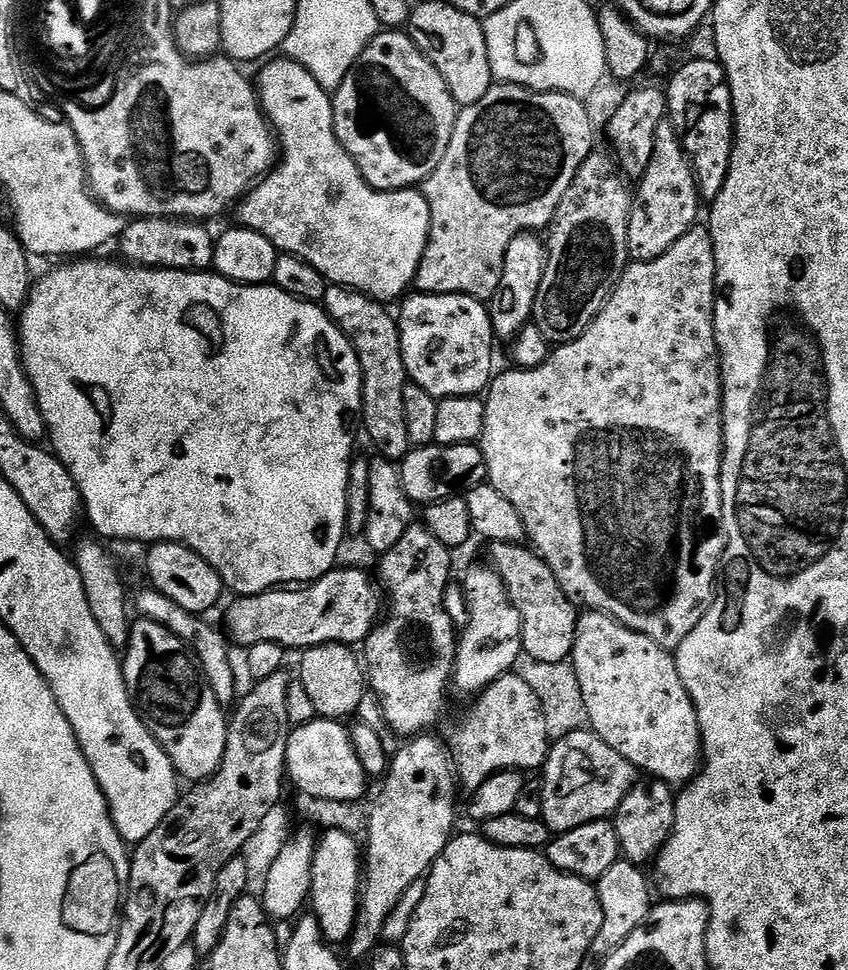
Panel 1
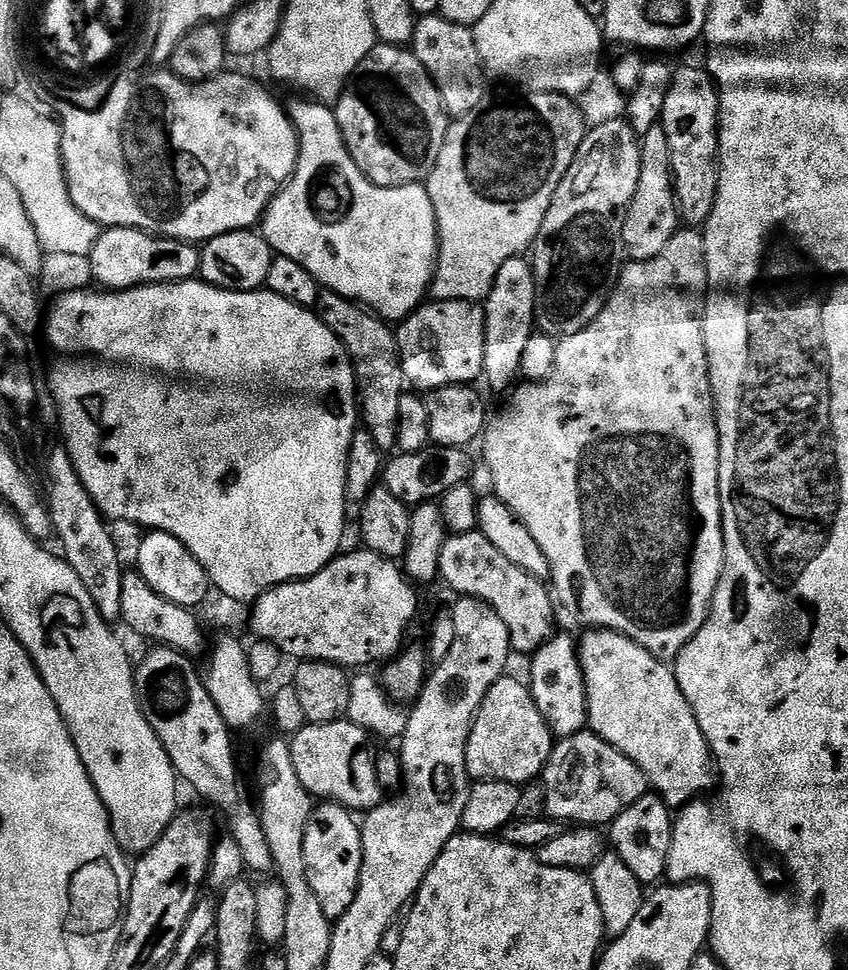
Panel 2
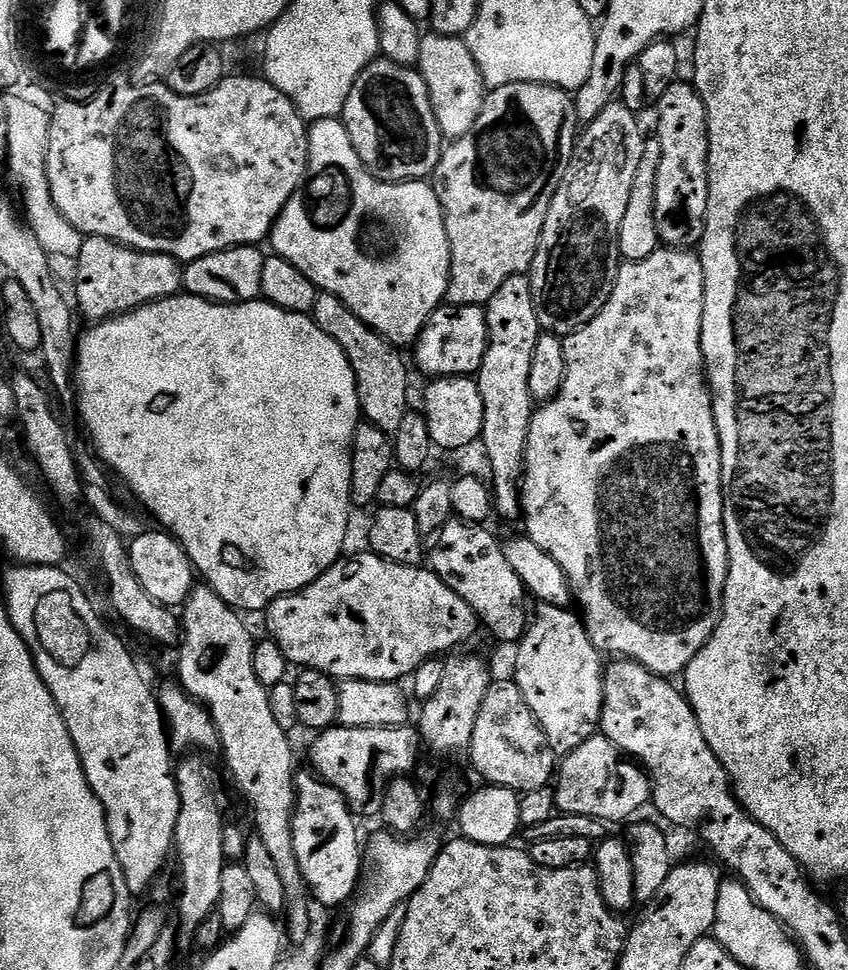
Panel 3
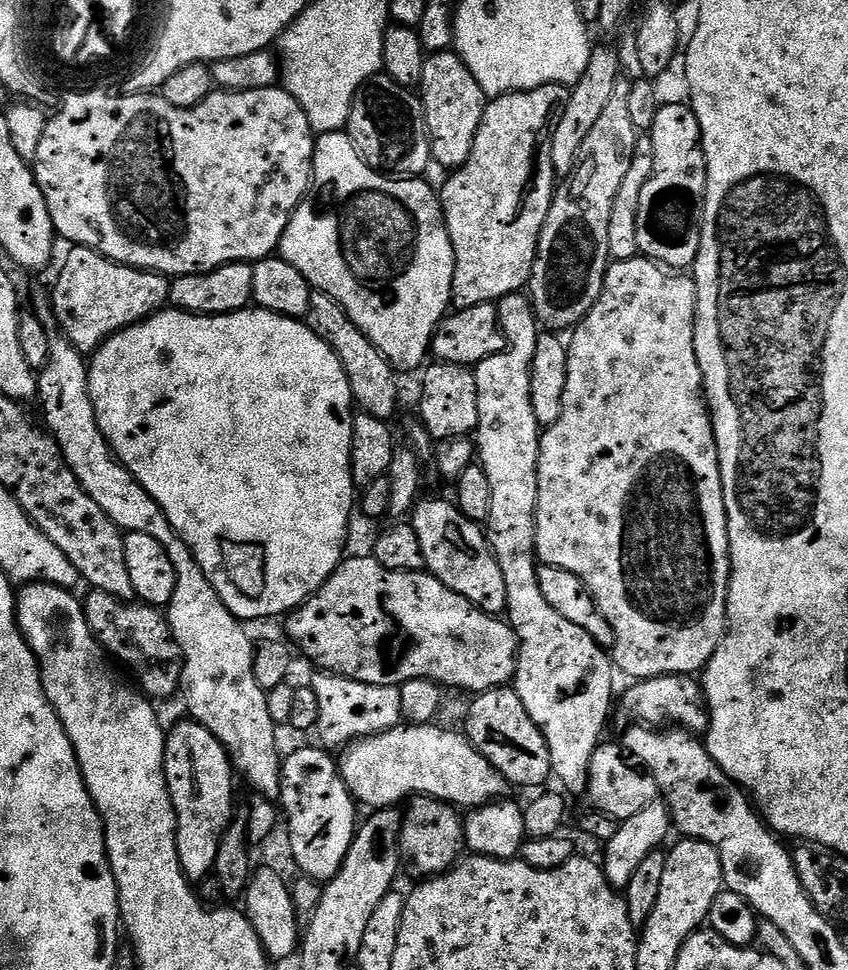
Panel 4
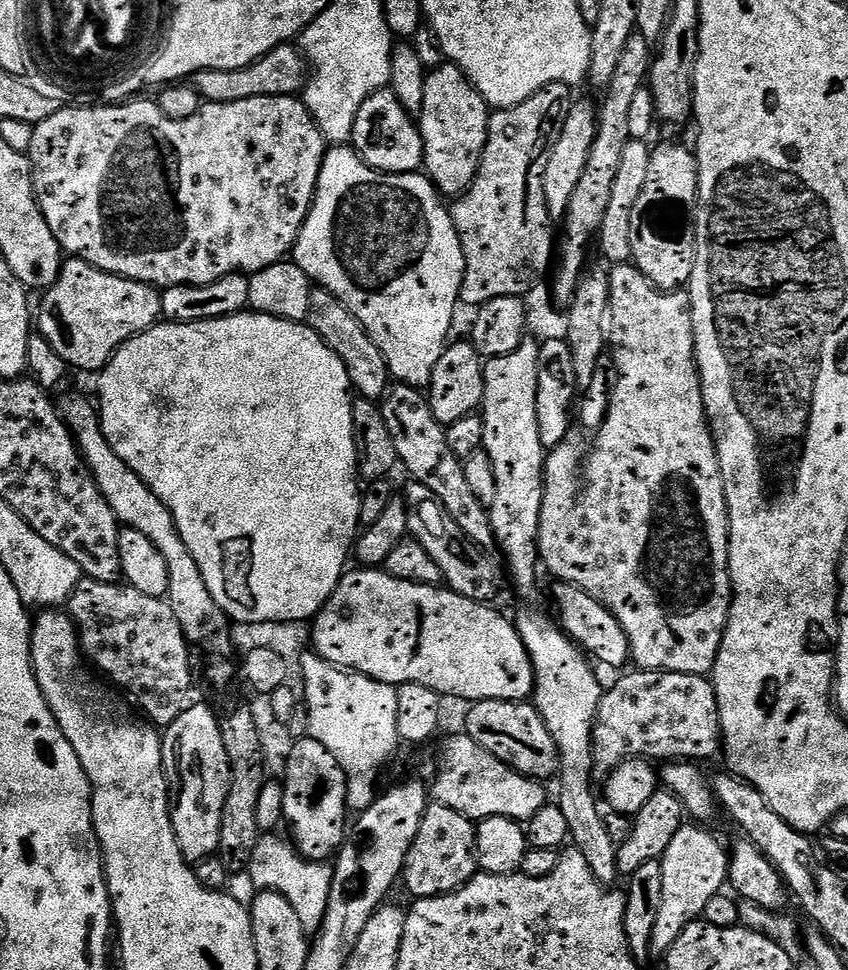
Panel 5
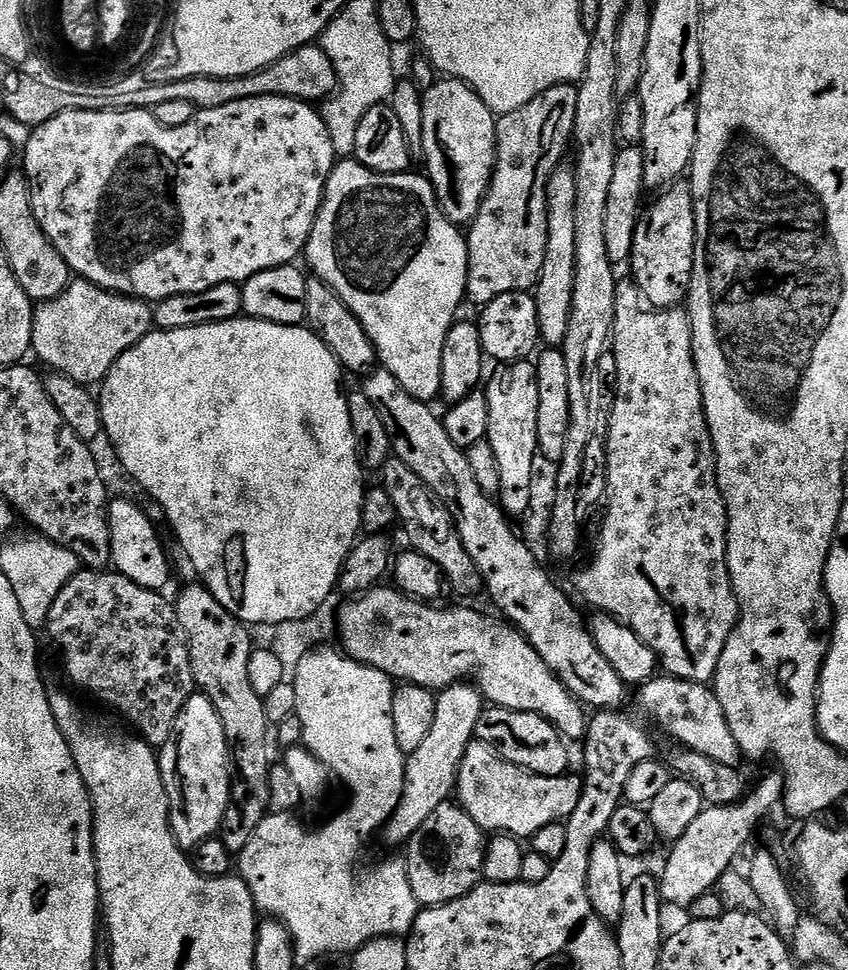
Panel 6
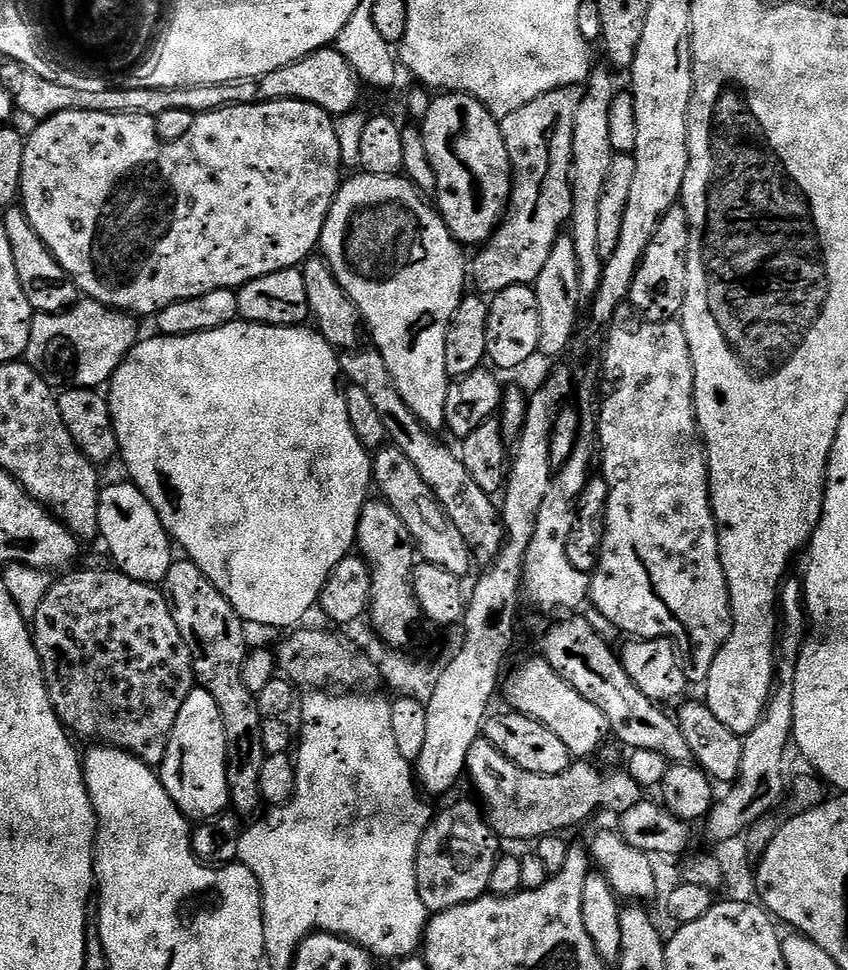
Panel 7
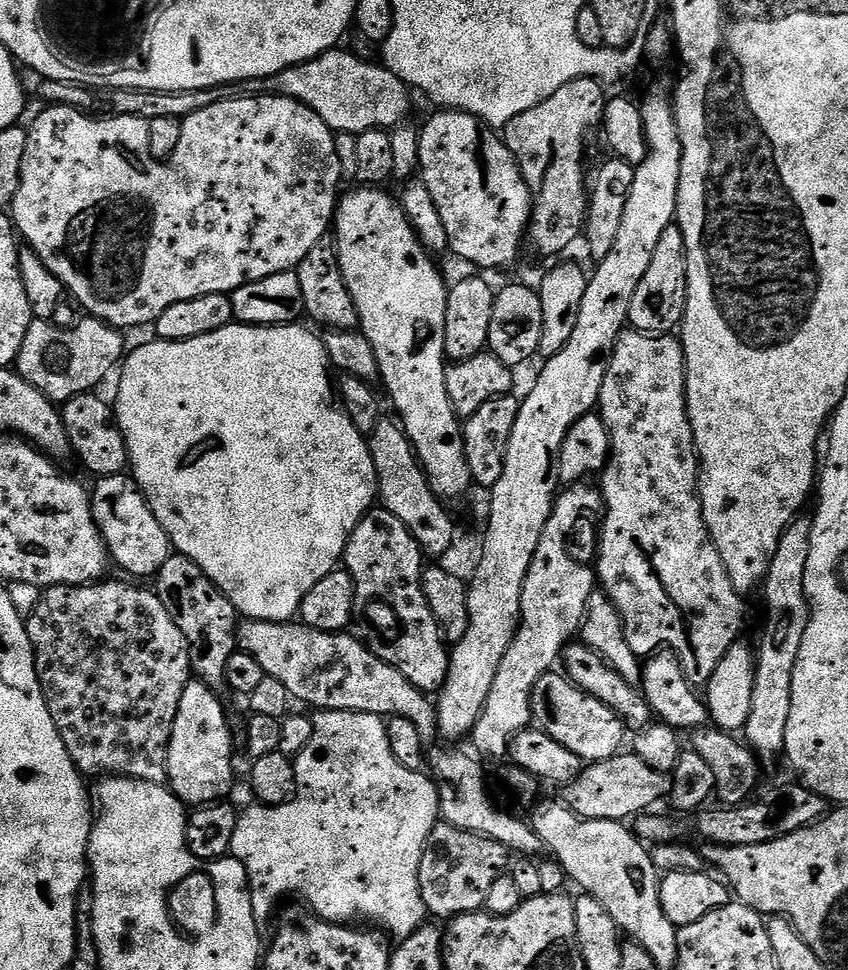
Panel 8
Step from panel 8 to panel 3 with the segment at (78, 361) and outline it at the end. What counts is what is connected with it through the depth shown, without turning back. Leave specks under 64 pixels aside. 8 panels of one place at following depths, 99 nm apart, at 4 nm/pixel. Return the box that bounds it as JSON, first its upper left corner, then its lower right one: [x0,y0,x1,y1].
[74,237,184,322]

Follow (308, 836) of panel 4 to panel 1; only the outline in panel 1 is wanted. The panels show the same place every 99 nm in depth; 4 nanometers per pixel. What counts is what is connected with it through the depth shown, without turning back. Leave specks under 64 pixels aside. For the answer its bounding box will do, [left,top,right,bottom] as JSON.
[310,829,362,946]

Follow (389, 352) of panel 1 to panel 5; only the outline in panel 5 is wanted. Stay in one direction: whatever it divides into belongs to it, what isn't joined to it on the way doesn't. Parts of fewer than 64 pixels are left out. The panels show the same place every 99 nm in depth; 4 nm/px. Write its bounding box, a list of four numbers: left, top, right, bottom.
[306,286,390,401]

